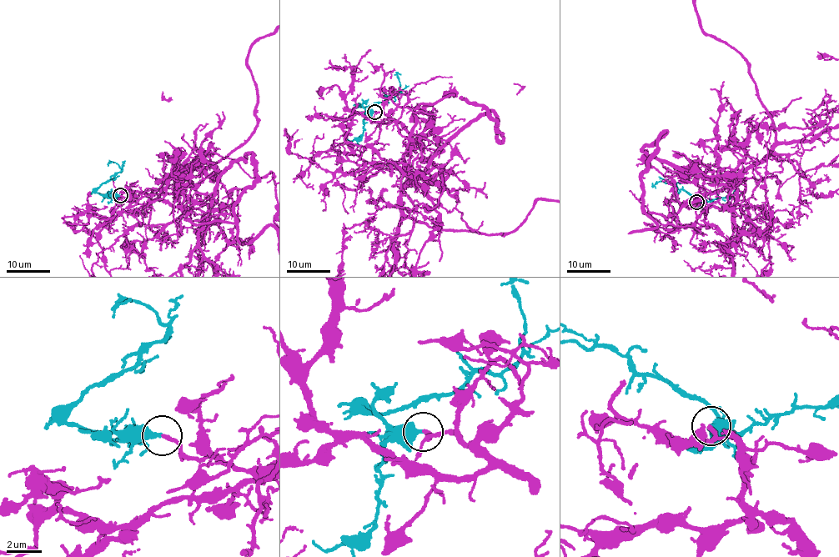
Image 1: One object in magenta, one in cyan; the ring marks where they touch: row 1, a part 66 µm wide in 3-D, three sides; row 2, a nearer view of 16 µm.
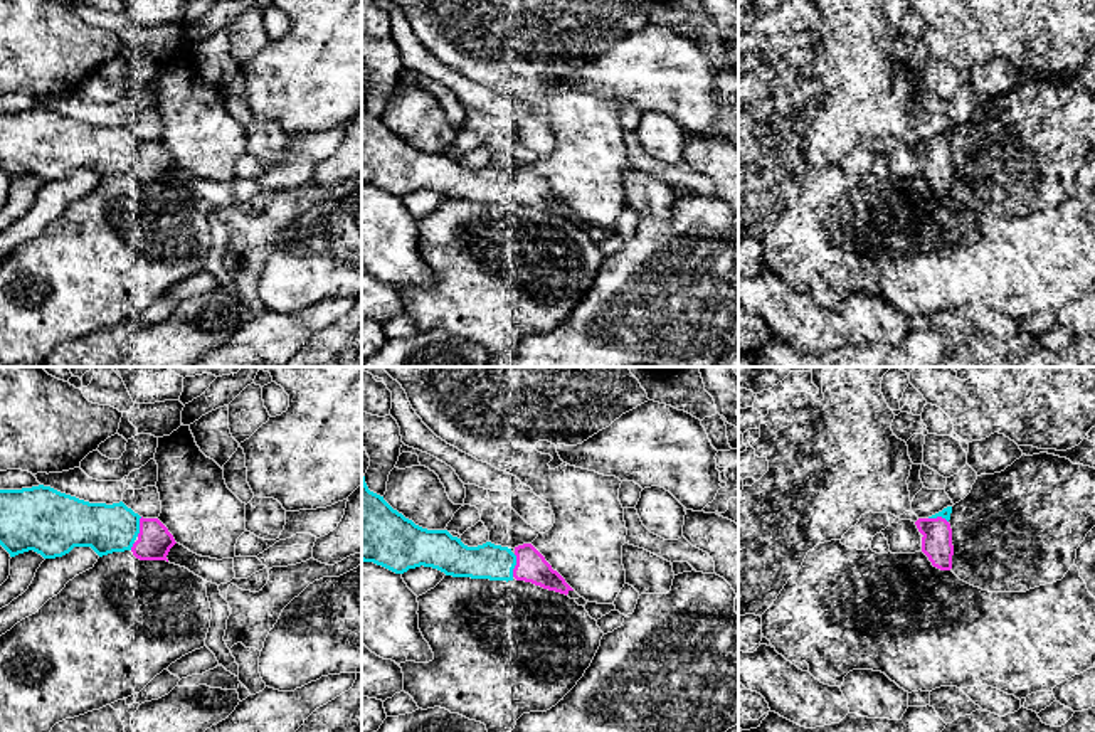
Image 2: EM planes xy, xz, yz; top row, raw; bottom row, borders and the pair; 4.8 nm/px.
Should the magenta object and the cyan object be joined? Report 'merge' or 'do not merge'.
merge

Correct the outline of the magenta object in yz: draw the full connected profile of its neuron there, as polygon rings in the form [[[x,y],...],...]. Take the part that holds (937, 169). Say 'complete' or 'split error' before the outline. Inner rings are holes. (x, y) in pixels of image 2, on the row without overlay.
split error; [[[952,130],[944,131],[942,135],[928,140],[918,141],[915,145],[922,160],[922,175],[928,180],[934,190],[940,194],[952,192],[952,151],[950,151],[950,136]]]

